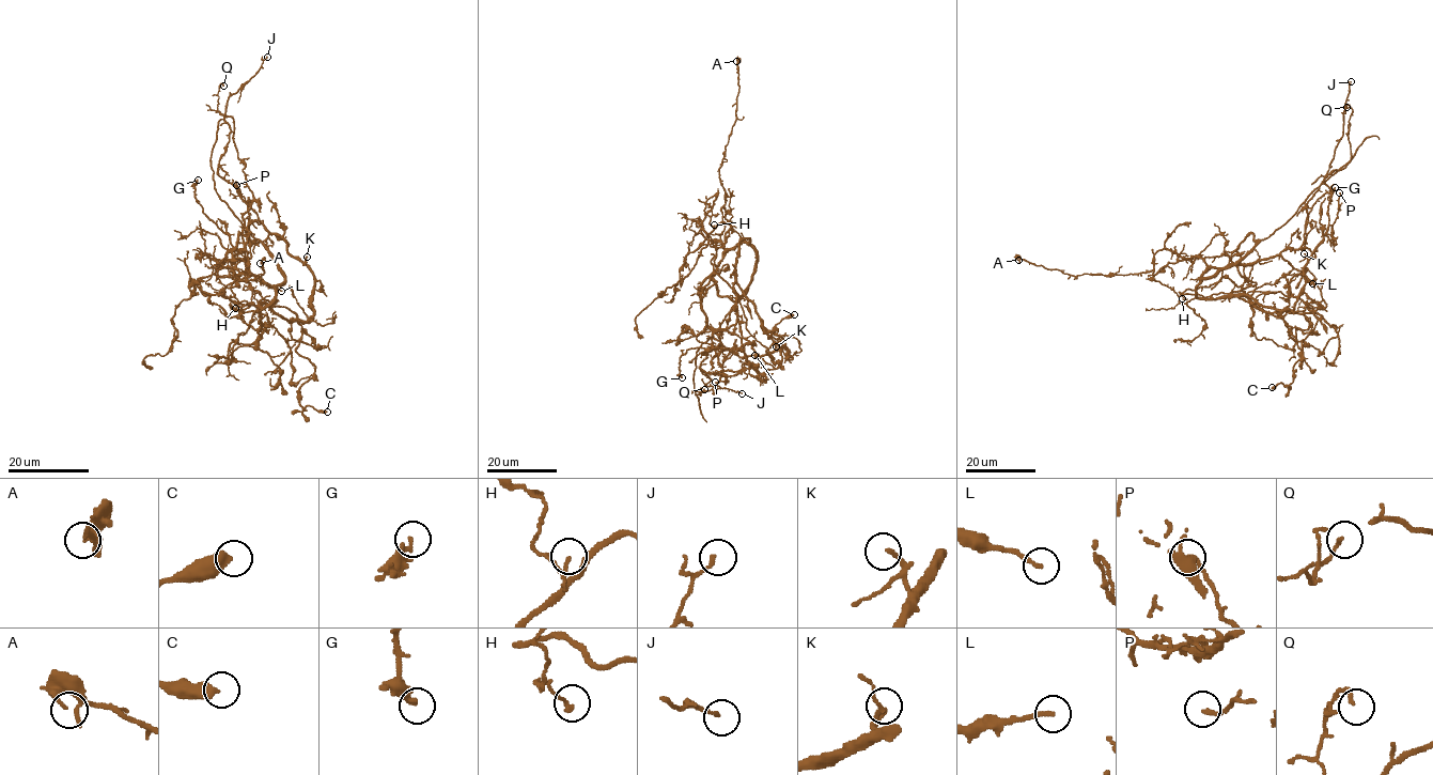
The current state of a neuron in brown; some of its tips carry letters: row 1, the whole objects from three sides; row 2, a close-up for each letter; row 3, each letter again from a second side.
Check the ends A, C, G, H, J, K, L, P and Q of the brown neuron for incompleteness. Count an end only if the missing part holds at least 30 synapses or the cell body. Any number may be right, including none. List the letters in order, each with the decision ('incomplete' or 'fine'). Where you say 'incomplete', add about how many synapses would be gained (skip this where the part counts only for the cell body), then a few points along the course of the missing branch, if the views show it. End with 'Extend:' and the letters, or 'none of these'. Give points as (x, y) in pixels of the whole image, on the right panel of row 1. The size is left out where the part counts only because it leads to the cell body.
A: fine
C: fine
G: fine
H: fine
J: fine
K: fine
L: fine
P: fine
Q: fine
Extend: none of these

